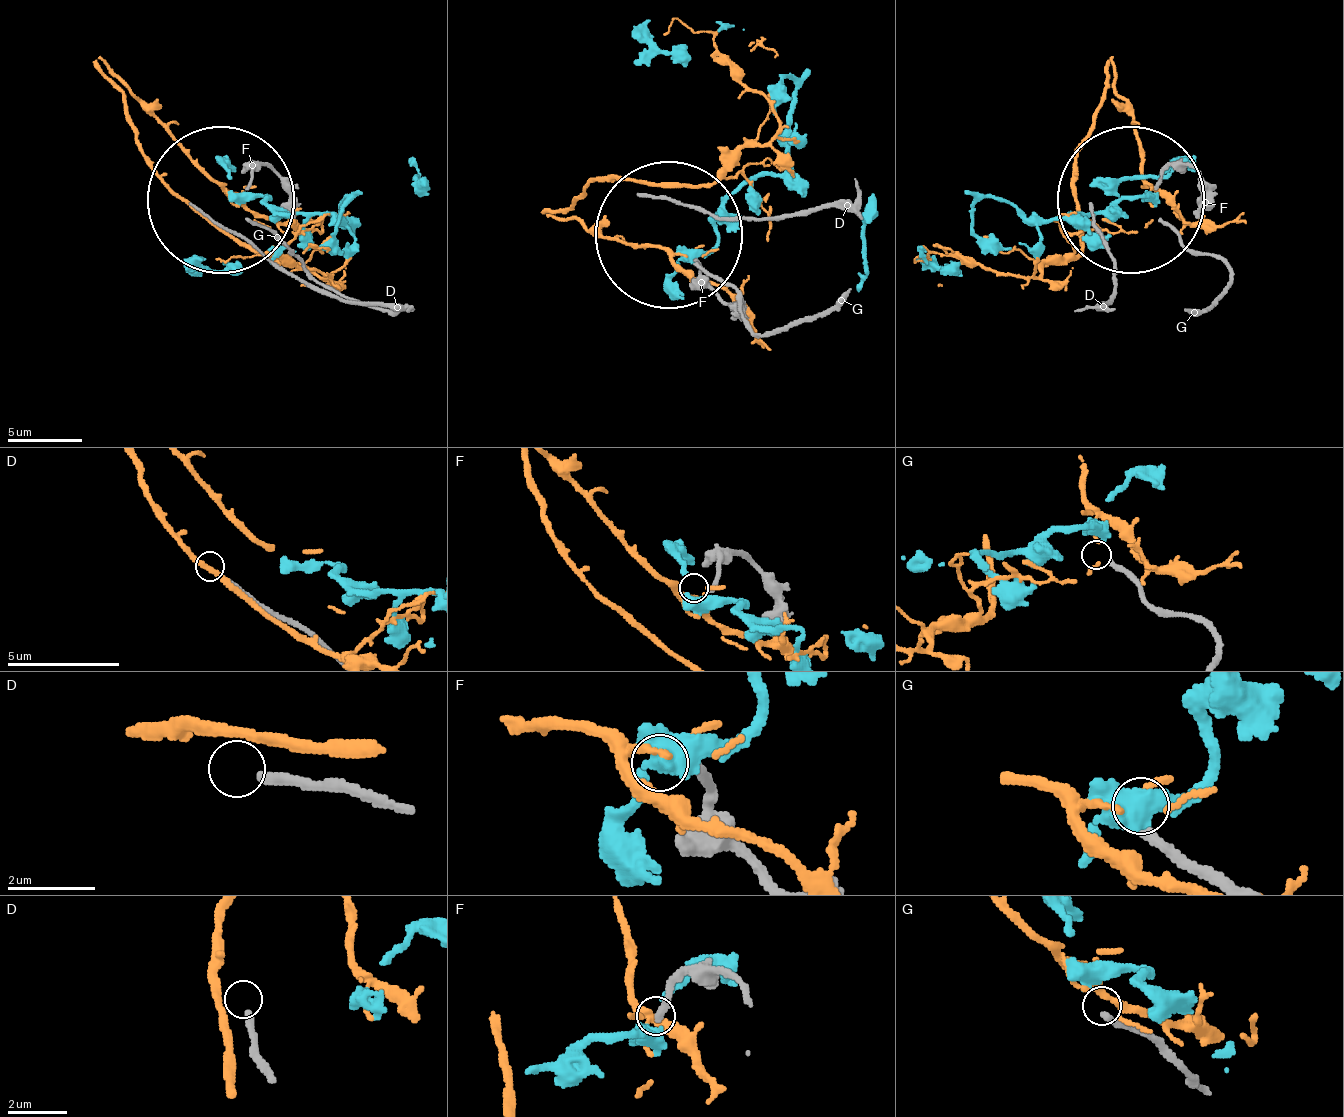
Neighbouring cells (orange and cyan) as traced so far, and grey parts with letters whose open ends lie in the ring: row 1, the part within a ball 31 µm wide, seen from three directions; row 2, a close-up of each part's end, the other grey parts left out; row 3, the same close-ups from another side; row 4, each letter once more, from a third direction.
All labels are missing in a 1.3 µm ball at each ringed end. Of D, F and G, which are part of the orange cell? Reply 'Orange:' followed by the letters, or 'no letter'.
Orange: no letter

